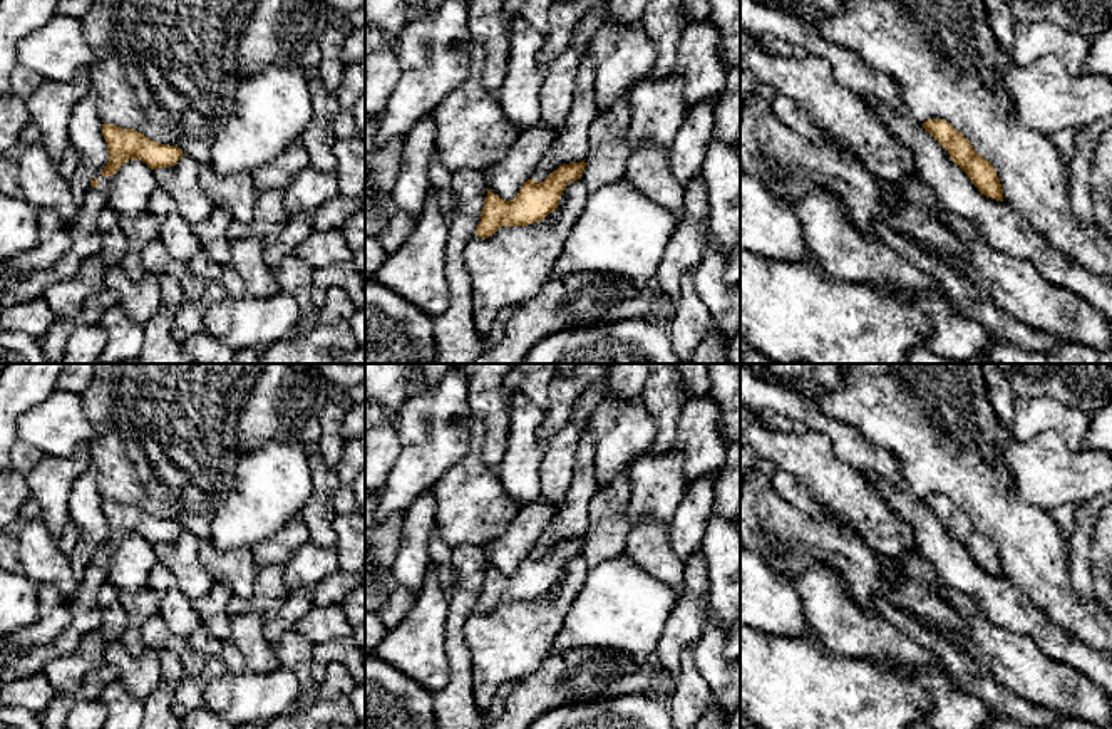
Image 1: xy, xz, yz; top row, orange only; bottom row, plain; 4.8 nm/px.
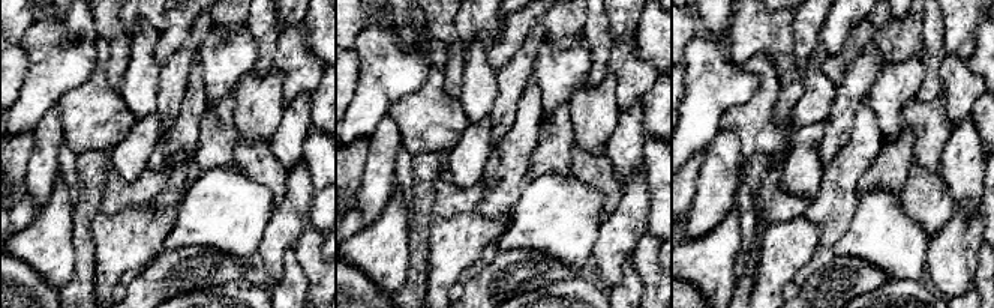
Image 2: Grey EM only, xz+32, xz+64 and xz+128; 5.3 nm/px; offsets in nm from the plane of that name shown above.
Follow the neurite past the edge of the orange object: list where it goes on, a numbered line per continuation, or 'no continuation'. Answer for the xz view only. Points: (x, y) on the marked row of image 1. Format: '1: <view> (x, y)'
no continuation

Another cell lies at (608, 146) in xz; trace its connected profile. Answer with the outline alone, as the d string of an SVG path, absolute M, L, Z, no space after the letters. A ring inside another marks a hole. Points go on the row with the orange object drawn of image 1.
M628 94L596 112L588 131L588 156L581 181L589 191L625 178L633 147L628 139L631 106Z

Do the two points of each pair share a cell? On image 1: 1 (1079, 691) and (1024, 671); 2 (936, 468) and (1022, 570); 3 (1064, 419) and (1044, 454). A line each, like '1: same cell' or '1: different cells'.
1: same cell
2: same cell
3: different cells

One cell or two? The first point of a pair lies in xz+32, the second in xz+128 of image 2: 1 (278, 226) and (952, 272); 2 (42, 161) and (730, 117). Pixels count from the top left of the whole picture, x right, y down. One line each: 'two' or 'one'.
1: one
2: two

